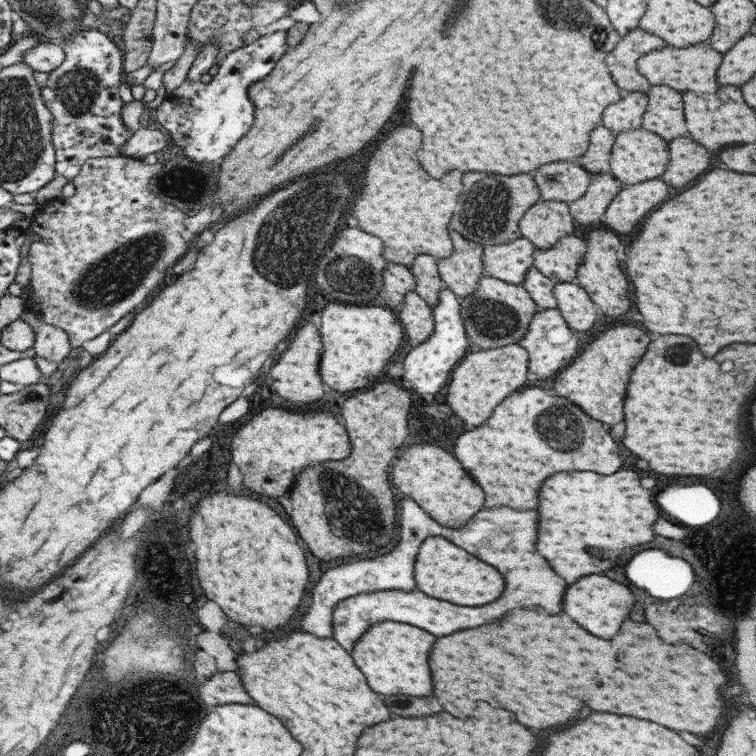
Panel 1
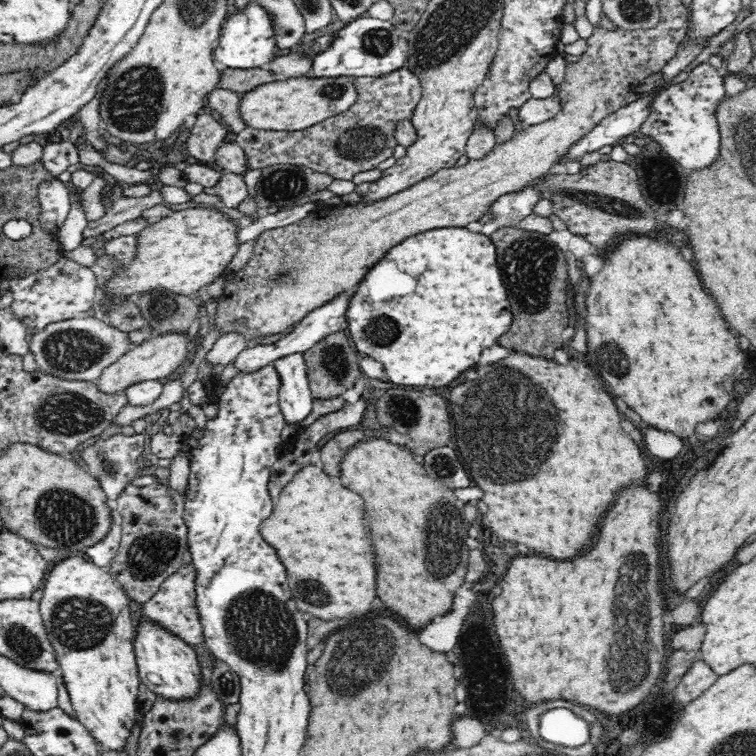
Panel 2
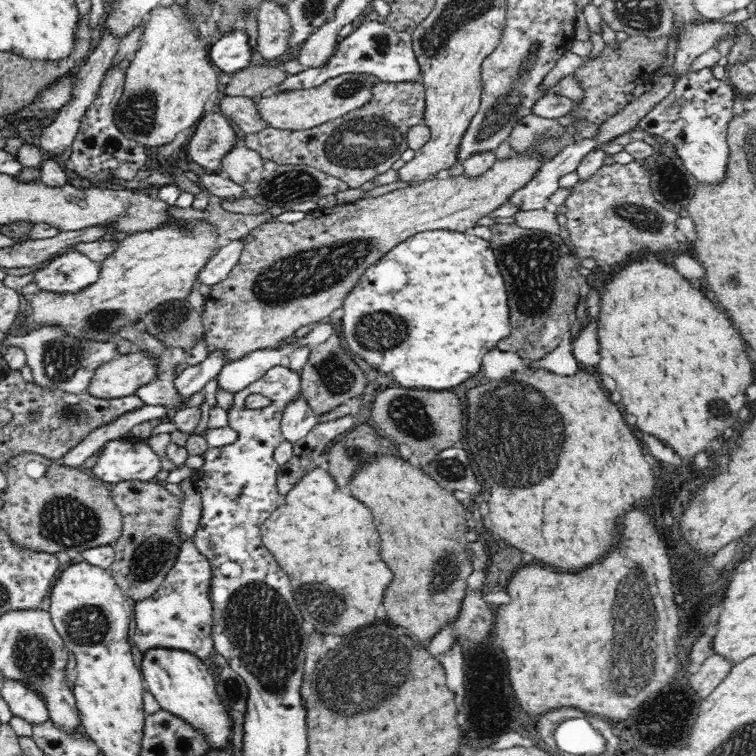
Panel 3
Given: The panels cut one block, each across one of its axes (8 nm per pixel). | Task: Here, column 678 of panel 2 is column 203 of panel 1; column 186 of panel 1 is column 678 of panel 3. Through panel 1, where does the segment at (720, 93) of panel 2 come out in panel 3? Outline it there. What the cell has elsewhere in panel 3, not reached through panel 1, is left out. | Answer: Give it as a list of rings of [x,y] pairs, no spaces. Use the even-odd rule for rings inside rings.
[[[705,67],[696,73],[686,74],[678,78],[673,91],[661,100],[647,115],[642,117],[638,129],[648,134],[660,136],[667,140],[668,144],[674,145],[674,152],[699,182],[714,183],[722,182],[726,176],[726,162],[728,162],[728,120],[734,115],[732,98],[736,93],[735,87],[726,78],[716,79],[712,73],[712,67]]]

